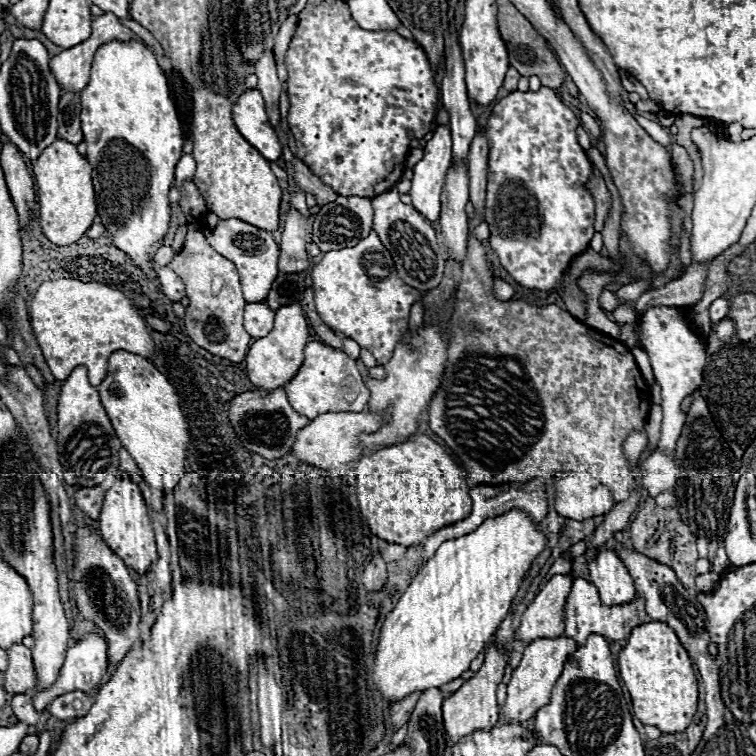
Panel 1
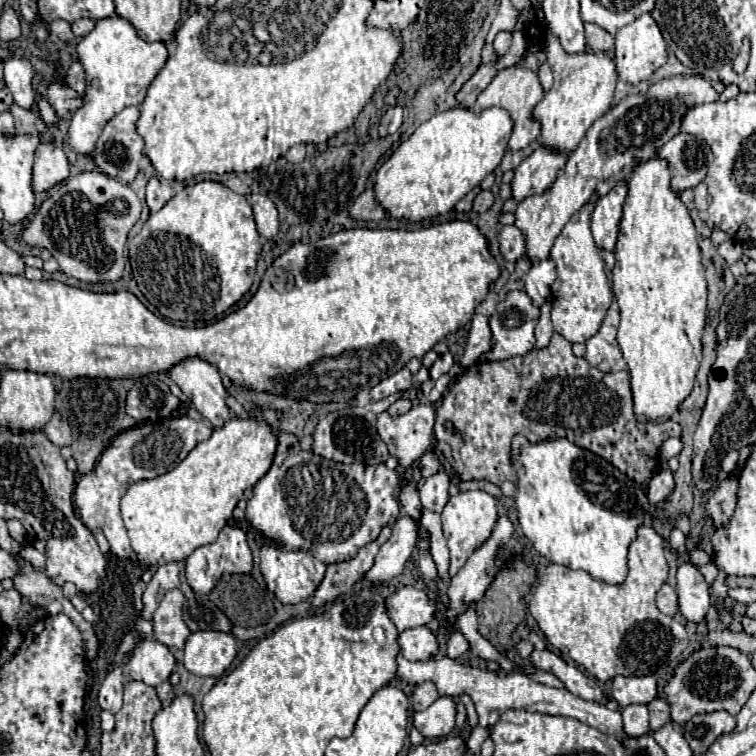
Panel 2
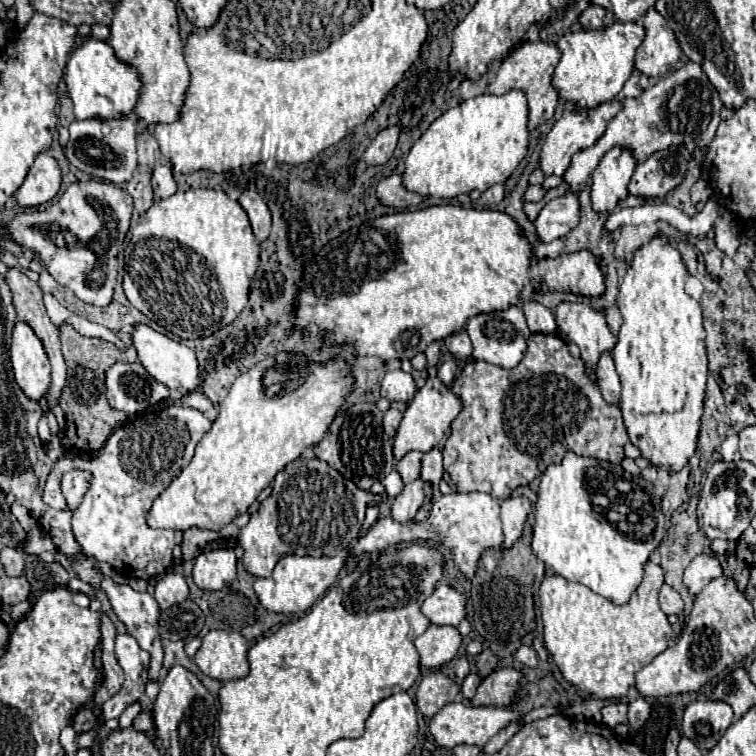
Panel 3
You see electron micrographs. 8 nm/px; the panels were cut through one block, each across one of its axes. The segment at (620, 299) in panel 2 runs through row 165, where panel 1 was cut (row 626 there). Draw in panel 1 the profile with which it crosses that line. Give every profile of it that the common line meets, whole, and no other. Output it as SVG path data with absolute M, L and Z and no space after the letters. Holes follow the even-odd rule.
M664 622L636 626L618 656L618 670L632 696L634 716L644 726L656 726L662 732L682 732L690 724L698 708L698 682L690 656L672 628Z

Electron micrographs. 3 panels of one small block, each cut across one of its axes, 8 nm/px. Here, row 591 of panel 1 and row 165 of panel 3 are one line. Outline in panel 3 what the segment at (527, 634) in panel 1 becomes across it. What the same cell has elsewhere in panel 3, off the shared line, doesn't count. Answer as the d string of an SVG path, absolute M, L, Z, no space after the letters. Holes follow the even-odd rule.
M634 70L632 76L630 76L630 80L624 84L622 92L620 92L614 100L610 100L610 102L598 104L596 108L566 110L566 112L562 114L562 118L556 120L554 128L550 130L550 134L546 136L546 142L544 142L544 146L542 146L542 154L540 154L540 168L542 168L542 172L544 172L546 176L550 176L550 174L562 176L562 174L570 168L570 160L572 160L572 156L574 156L576 152L594 146L596 140L600 140L602 134L606 132L606 126L610 124L610 120L622 110L622 100L624 100L624 98L630 98L630 96L638 98L638 96L642 94L640 78L642 78L642 74L640 74L638 70Z

